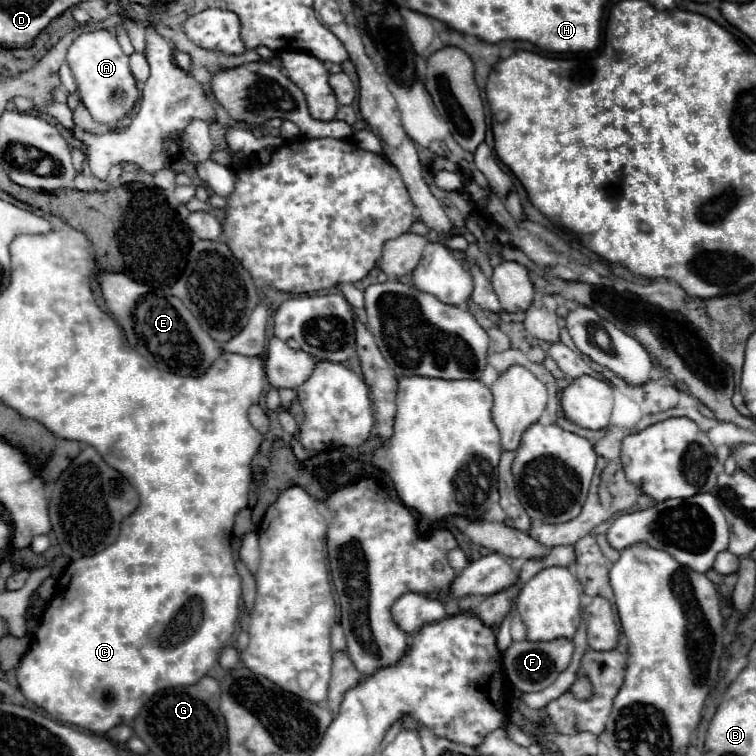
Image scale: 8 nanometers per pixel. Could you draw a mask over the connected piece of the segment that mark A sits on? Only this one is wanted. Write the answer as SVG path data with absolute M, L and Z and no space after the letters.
M107 29L81 33L67 49L67 63L77 79L81 101L87 105L87 109L97 121L121 121L129 113L129 109L137 101L137 87L135 77L129 69L129 57L121 51L115 33Z

